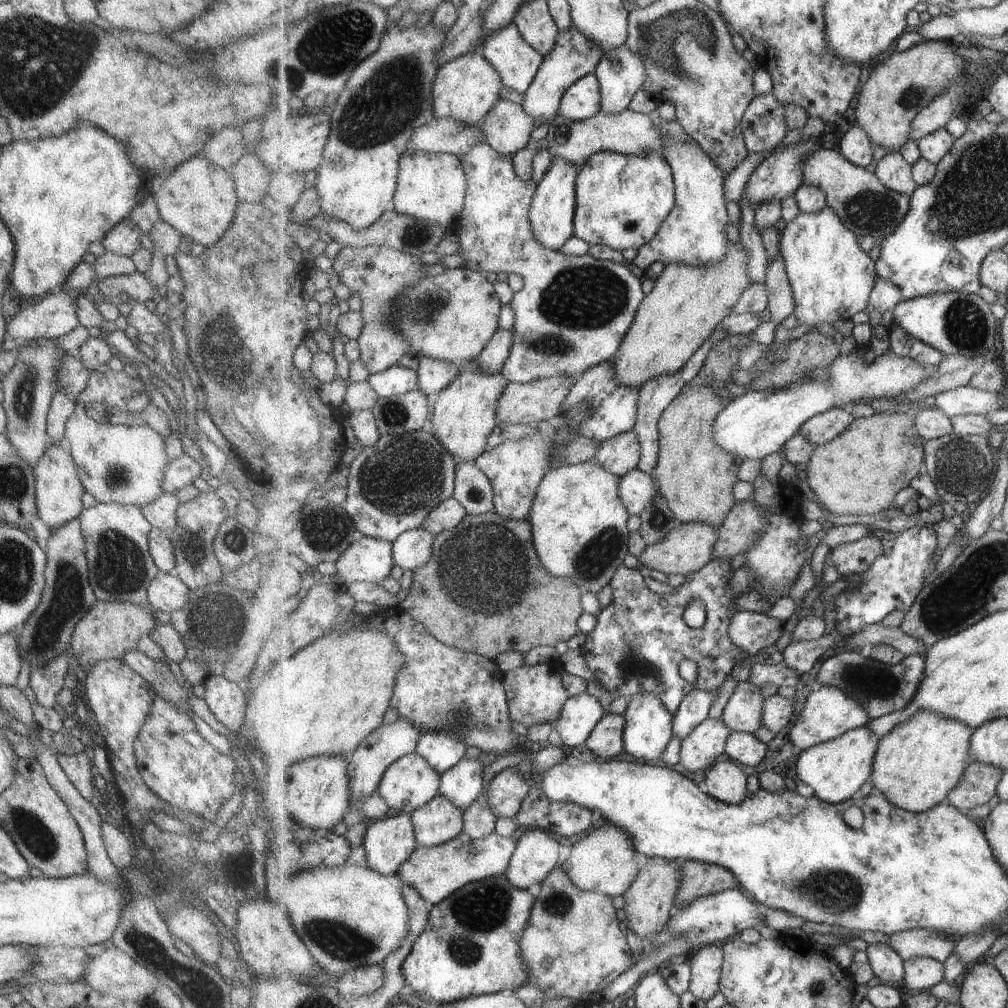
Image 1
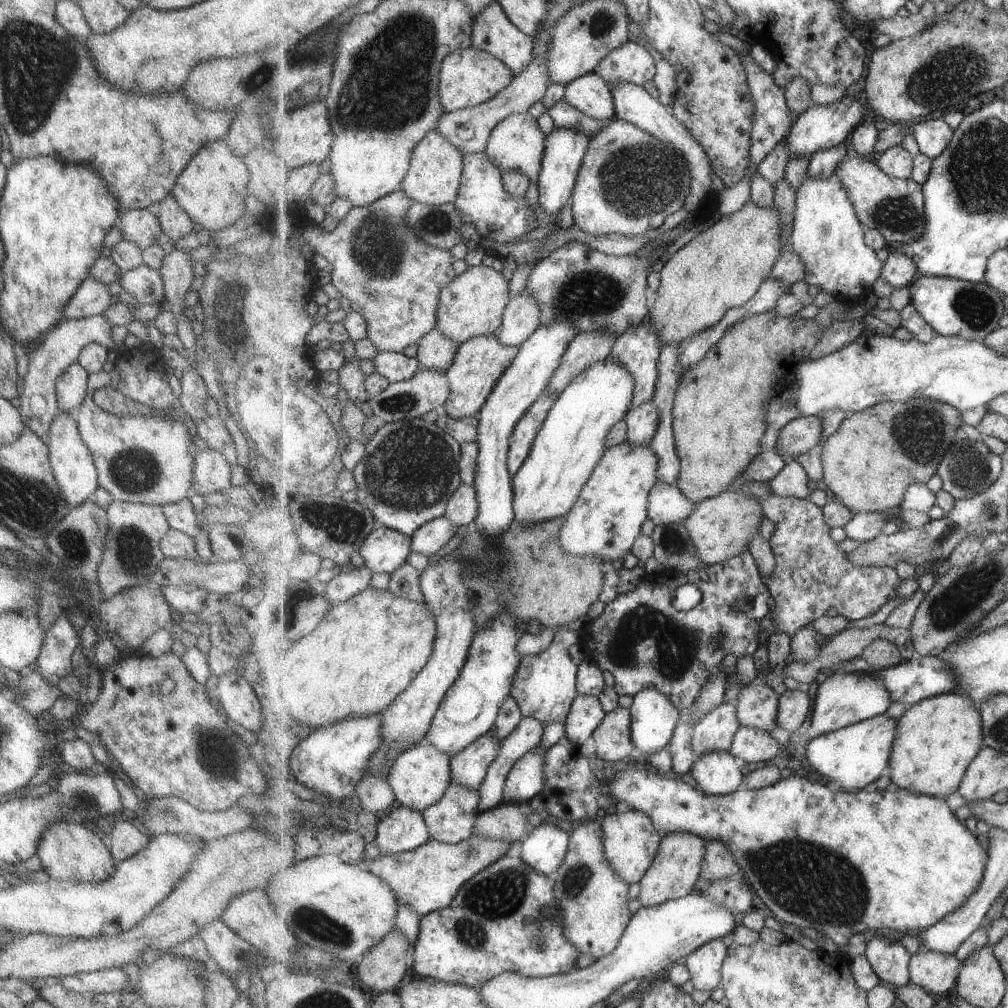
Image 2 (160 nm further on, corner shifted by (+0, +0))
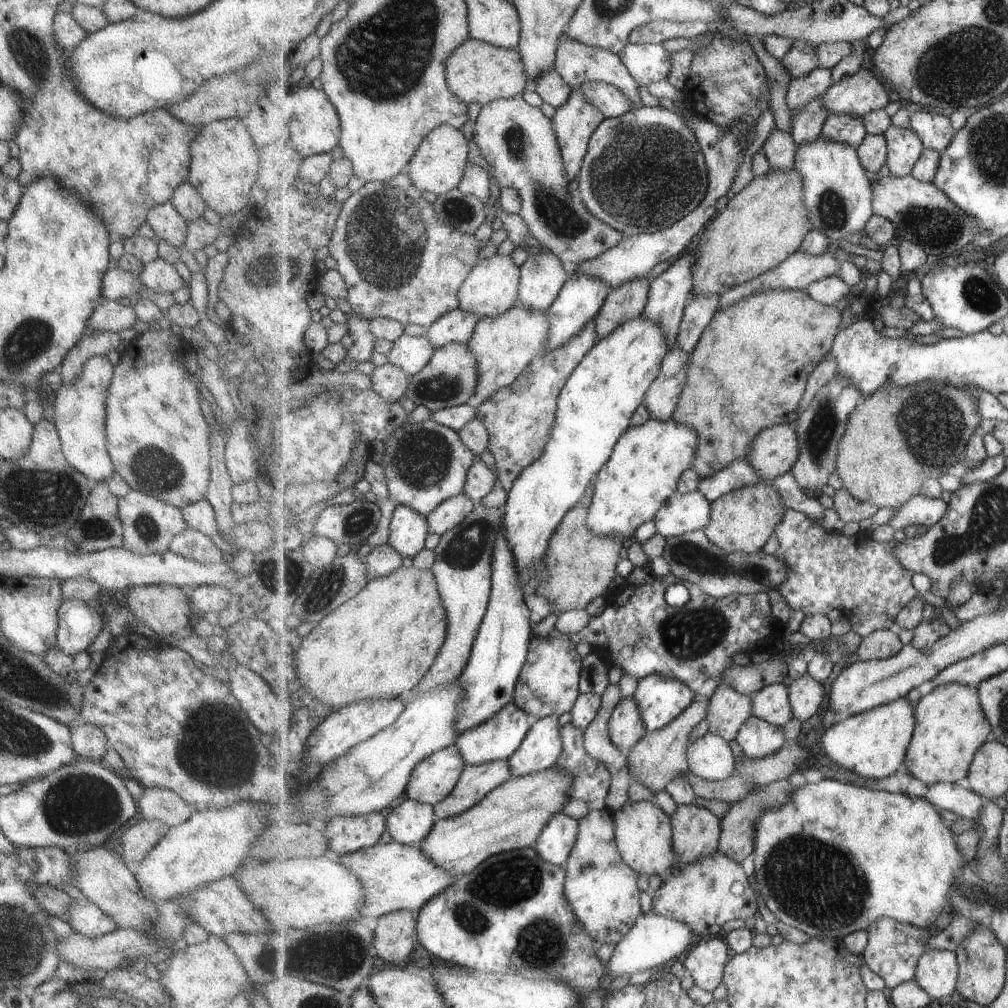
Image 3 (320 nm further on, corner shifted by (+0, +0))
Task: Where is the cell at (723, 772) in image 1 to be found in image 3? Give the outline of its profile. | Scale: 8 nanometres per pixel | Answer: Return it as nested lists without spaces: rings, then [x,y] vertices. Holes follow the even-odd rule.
[[[707,733],[688,746],[688,761],[692,771],[710,781],[729,778],[736,769],[736,759],[728,740]]]

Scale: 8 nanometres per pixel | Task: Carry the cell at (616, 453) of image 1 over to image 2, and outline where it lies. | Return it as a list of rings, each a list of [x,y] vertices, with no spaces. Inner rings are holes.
[[[654,397],[643,401],[635,408],[631,407],[624,418],[628,424],[627,441],[635,446],[647,446],[659,428],[659,418],[661,414],[657,412]]]

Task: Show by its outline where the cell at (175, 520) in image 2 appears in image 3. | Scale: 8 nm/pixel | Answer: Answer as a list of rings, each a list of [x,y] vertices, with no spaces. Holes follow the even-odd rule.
[[[201,498],[179,508],[183,520],[187,523],[187,528],[207,535],[226,556],[229,553],[233,558],[240,552],[231,548],[229,544],[217,536],[218,528],[215,520],[215,511],[205,499]]]

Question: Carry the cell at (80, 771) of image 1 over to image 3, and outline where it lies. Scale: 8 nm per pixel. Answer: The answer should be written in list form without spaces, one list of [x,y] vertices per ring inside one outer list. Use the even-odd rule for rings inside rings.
[[[75,723],[69,727],[71,748],[79,759],[98,761],[108,749],[106,738],[98,726]]]

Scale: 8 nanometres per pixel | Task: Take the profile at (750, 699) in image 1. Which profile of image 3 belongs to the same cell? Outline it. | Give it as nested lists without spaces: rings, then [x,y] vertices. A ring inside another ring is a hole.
[[[775,683],[762,688],[752,697],[755,716],[780,727],[793,720],[794,710],[788,686]]]

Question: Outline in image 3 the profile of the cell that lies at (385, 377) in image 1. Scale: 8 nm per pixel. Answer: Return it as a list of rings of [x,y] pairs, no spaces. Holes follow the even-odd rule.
[[[404,334],[394,341],[387,362],[403,367],[411,376],[417,374],[434,356],[436,346],[425,335],[410,336]]]

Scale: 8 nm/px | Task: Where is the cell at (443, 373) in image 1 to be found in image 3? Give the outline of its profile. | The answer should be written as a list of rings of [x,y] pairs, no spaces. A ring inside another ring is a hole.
[[[457,307],[438,318],[422,334],[432,340],[436,350],[451,343],[469,343],[479,321],[479,315]]]

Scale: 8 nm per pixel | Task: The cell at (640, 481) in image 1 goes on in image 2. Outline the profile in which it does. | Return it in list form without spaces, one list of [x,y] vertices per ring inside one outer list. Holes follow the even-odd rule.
[[[659,482],[648,500],[649,515],[656,525],[669,526],[687,522],[697,509],[698,504],[679,485]]]

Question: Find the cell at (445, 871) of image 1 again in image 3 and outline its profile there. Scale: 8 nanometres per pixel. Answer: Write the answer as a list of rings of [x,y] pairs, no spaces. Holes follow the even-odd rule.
[[[391,841],[366,849],[345,853],[335,857],[337,862],[346,866],[362,883],[366,891],[366,901],[362,916],[368,921],[376,921],[386,914],[412,910],[415,914],[423,908],[436,894],[450,889],[458,880],[450,871],[446,871],[424,853],[419,844],[401,844]]]

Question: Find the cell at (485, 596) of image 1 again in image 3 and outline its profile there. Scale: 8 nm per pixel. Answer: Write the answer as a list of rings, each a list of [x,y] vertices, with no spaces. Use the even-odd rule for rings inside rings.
[[[594,482],[586,490],[582,501],[563,517],[562,524],[550,540],[546,556],[548,578],[537,588],[536,594],[547,598],[556,614],[587,608],[597,596],[604,597],[609,584],[617,576],[617,564],[625,557],[623,537],[602,537],[588,527],[589,511],[594,501]]]

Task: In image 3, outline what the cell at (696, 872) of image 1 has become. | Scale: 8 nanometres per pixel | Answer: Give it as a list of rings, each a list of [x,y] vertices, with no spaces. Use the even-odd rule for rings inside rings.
[[[781,779],[767,786],[759,785],[758,789],[755,789],[748,797],[731,806],[722,820],[719,851],[724,852],[724,855],[731,857],[738,863],[743,862],[749,854],[754,854],[758,818],[761,818],[764,811],[777,810],[783,807],[795,789],[796,787],[789,780]]]

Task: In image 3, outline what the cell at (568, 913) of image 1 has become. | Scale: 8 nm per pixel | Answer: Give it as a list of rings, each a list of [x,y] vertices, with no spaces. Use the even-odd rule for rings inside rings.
[[[609,808],[592,809],[581,819],[578,820],[580,831],[578,841],[571,851],[569,860],[566,862],[566,897],[574,906],[575,914],[581,919],[581,922],[587,927],[589,934],[599,944],[613,943],[618,945],[630,933],[635,926],[641,912],[641,890],[637,886],[639,873],[633,870],[623,858],[618,849],[616,841],[616,828],[614,815]]]

